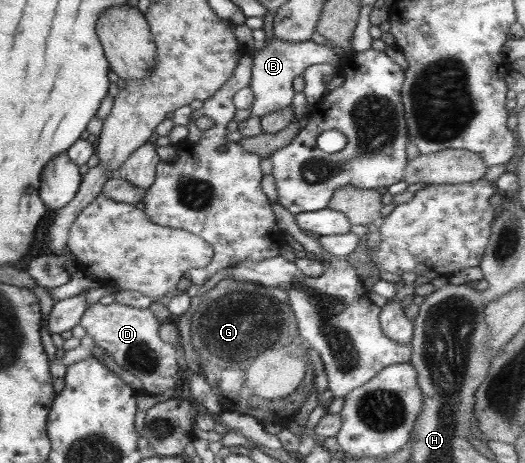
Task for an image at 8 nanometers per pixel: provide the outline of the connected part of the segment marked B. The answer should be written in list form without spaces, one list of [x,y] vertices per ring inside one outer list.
[[[269,30],[267,33],[265,45],[252,54],[251,78],[248,86],[253,94],[250,114],[258,118],[270,112],[282,110],[291,104],[290,100],[295,93],[292,90],[292,80],[294,77],[301,76],[306,67],[329,61],[336,66],[340,59],[334,55],[328,45],[316,44],[311,40],[298,43],[276,40],[270,35]]]

